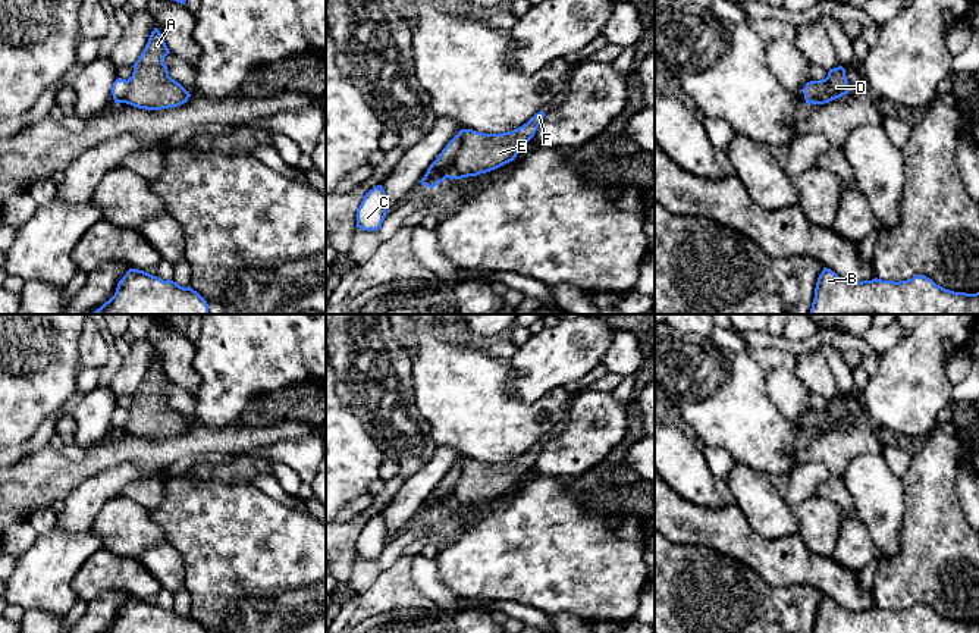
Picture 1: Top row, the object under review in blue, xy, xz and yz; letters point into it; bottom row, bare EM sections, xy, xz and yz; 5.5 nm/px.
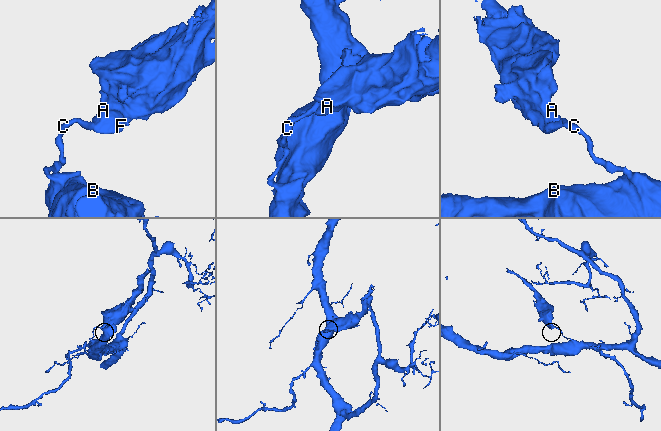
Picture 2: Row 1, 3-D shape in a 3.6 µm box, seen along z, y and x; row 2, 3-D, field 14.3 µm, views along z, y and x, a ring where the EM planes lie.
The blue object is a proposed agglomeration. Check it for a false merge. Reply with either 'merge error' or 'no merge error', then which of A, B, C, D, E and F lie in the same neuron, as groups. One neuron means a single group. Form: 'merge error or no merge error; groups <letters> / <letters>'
merge error; groups A D E F / B C

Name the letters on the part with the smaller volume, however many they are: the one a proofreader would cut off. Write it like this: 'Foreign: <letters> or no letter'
Foreign: A, D, E, F

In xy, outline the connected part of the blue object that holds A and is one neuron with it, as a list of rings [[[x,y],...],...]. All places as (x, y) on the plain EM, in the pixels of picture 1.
[[[154,357],[147,376],[132,395],[126,433],[145,439],[161,439],[188,430],[191,423],[169,405],[167,395],[163,391],[169,382],[160,360]]]

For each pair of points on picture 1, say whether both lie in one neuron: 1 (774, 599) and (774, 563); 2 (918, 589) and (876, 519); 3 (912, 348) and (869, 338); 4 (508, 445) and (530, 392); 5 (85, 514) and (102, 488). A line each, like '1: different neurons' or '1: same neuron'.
1: different neurons
2: different neurons
3: different neurons
4: different neurons
5: same neuron

